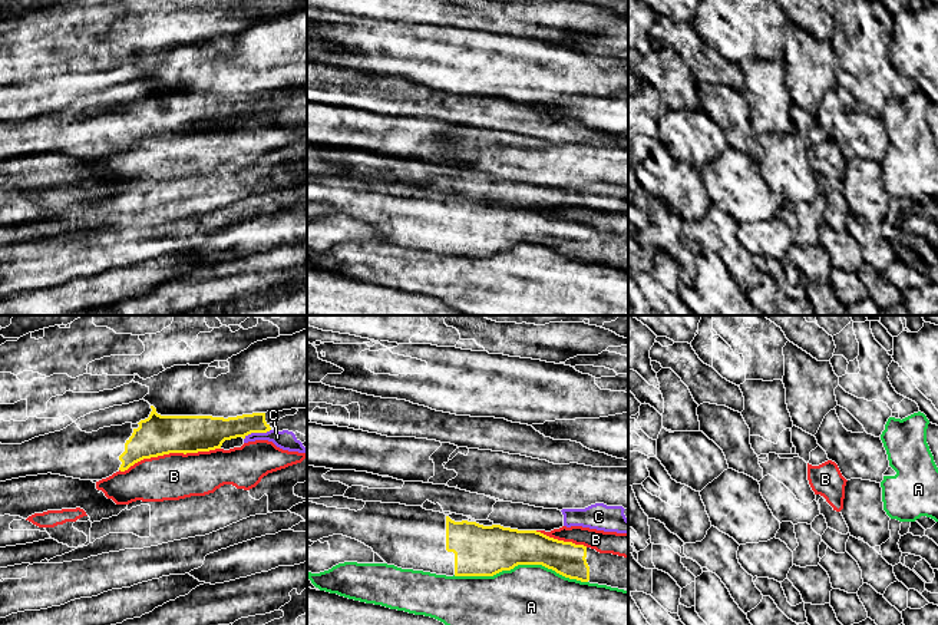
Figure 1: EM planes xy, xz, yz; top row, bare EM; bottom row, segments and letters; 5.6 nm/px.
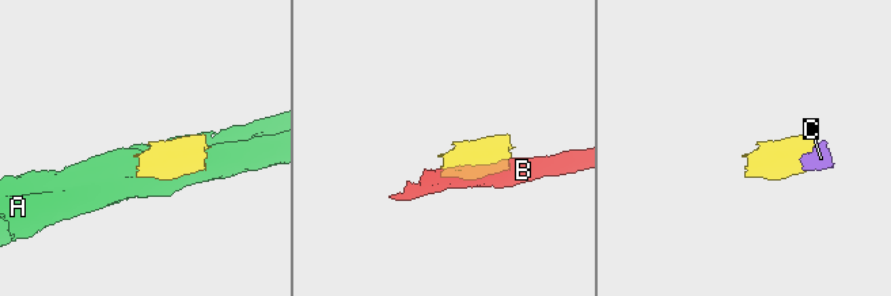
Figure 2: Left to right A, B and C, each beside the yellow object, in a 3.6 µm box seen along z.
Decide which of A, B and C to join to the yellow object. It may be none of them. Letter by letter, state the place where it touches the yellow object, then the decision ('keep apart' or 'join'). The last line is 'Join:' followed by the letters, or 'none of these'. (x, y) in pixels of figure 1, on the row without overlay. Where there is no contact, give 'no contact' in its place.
A: xz (521, 242) | keep apart
B: xy (169, 131) | keep apart
C: xy (257, 111) | keep apart
Join: none of these

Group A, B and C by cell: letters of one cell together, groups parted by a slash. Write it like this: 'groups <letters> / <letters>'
groups A / B / C

